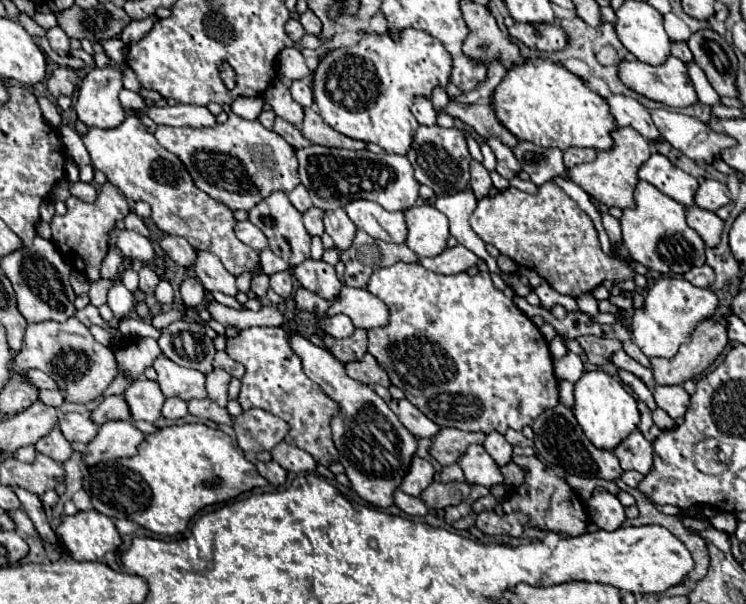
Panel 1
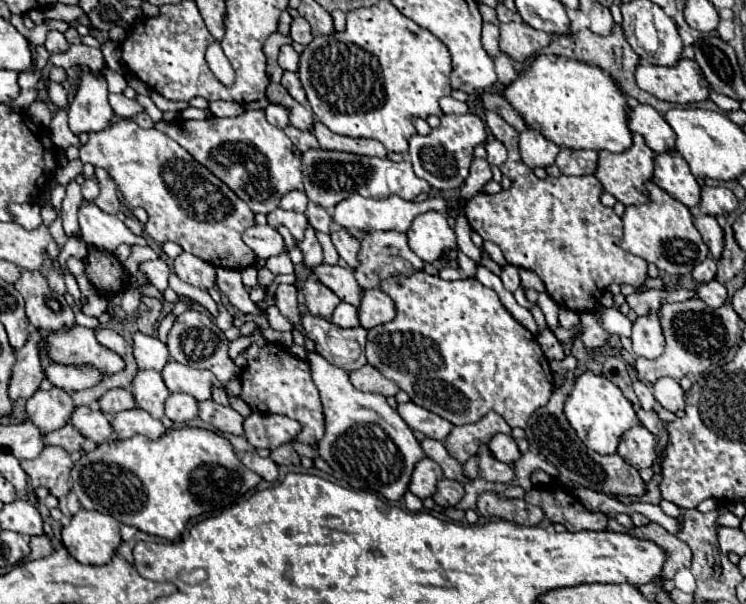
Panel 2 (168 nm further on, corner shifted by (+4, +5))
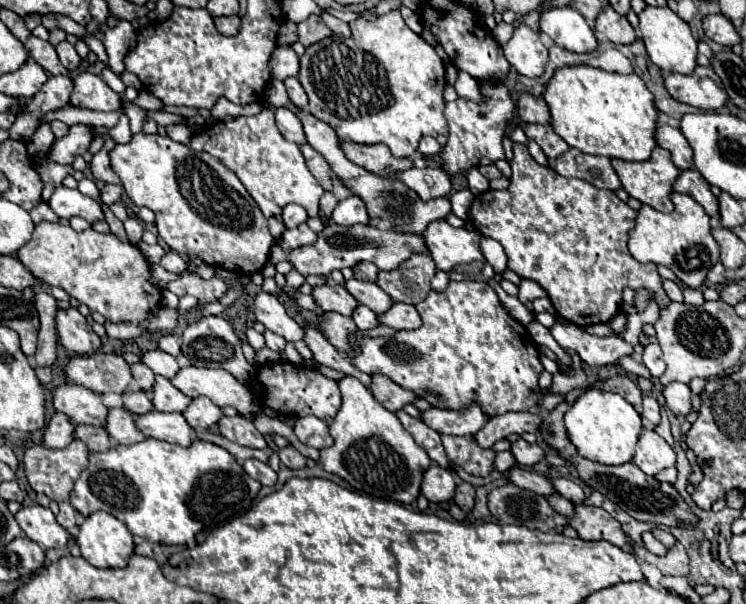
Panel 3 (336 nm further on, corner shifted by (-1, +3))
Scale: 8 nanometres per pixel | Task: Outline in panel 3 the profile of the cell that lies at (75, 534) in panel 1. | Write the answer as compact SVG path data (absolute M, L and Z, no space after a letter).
M94 512L76 536L82 556L96 568L126 568L134 552L134 538L126 524L108 512Z

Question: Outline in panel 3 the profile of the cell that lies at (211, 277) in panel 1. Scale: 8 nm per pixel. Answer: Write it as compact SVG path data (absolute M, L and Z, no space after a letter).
M264 292L264 294L256 296L254 306L256 306L258 322L262 322L276 336L282 336L286 342L292 342L302 358L306 358L306 360L312 358L312 352L304 342L304 328L286 314L284 306L280 304L280 300L274 294Z

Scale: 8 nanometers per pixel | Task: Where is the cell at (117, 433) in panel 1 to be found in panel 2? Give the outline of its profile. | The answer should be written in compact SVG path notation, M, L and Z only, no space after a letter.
M131 408L131 410L117 412L111 418L111 428L113 428L113 432L119 440L127 440L135 434L143 434L143 436L155 440L155 438L159 438L167 432L167 428L159 420L151 418L141 408Z

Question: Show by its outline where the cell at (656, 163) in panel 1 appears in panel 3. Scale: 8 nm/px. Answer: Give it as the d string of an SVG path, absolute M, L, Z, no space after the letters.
M696 168L682 170L674 190L680 194L692 196L712 218L718 218L718 198L710 192L710 184L700 176Z

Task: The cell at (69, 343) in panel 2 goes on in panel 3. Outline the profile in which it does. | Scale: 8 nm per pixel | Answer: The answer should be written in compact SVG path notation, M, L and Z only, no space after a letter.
M132 364L132 372L136 374L136 382L142 390L152 390L156 384L156 374L146 364Z

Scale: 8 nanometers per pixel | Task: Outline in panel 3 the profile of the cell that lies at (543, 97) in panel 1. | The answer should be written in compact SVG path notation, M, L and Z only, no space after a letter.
M566 66L556 70L542 98L550 108L556 134L584 154L644 162L656 146L656 100L636 74L616 74L592 66Z

